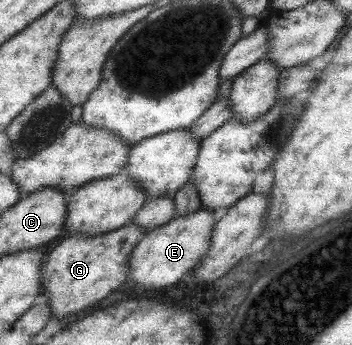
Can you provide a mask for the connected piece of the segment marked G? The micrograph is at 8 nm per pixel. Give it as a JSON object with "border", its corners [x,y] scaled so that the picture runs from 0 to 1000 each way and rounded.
{"border":[[[355,649],[349,658],[287,684],[219,678],[173,696],[145,733],[131,742],[125,841],[114,872],[145,887],[145,922],[190,919],[230,904],[270,875],[307,861],[366,806],[366,754],[375,754],[378,722],[415,678],[389,649]]]}

